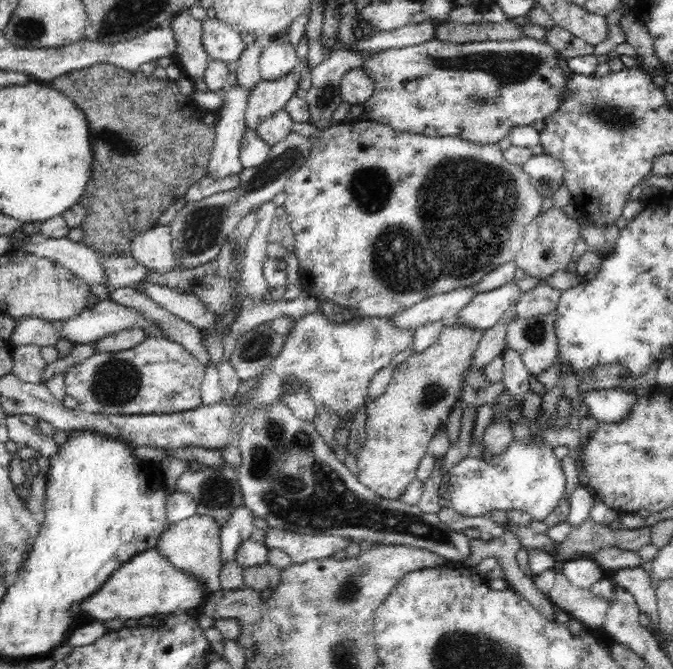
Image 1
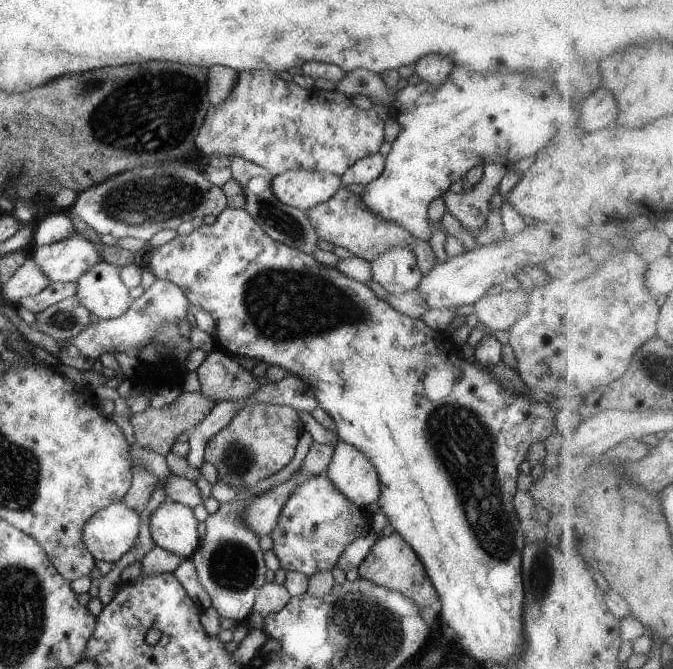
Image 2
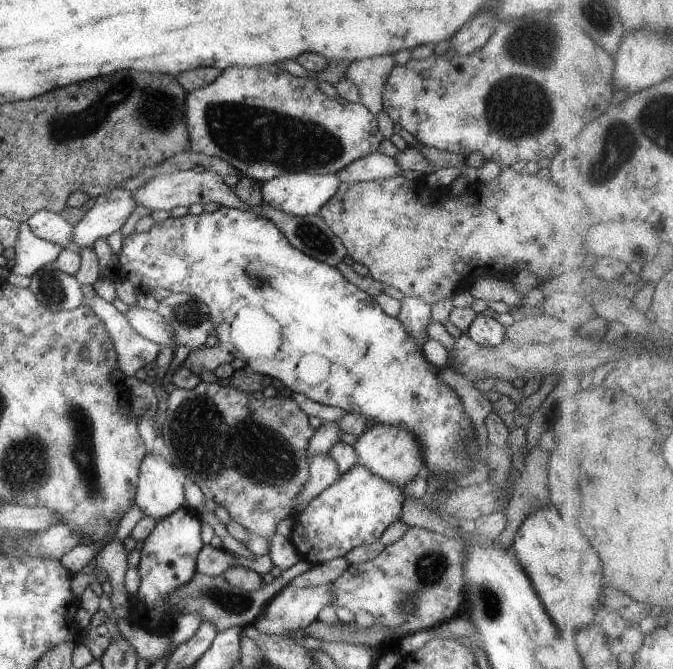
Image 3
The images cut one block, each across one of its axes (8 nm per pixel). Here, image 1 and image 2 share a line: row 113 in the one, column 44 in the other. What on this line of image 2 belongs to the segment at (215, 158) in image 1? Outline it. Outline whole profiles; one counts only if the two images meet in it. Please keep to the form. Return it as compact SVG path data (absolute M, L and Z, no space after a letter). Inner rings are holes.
M53 210L36 220L32 240L36 246L50 245L74 236L74 224L65 211Z

